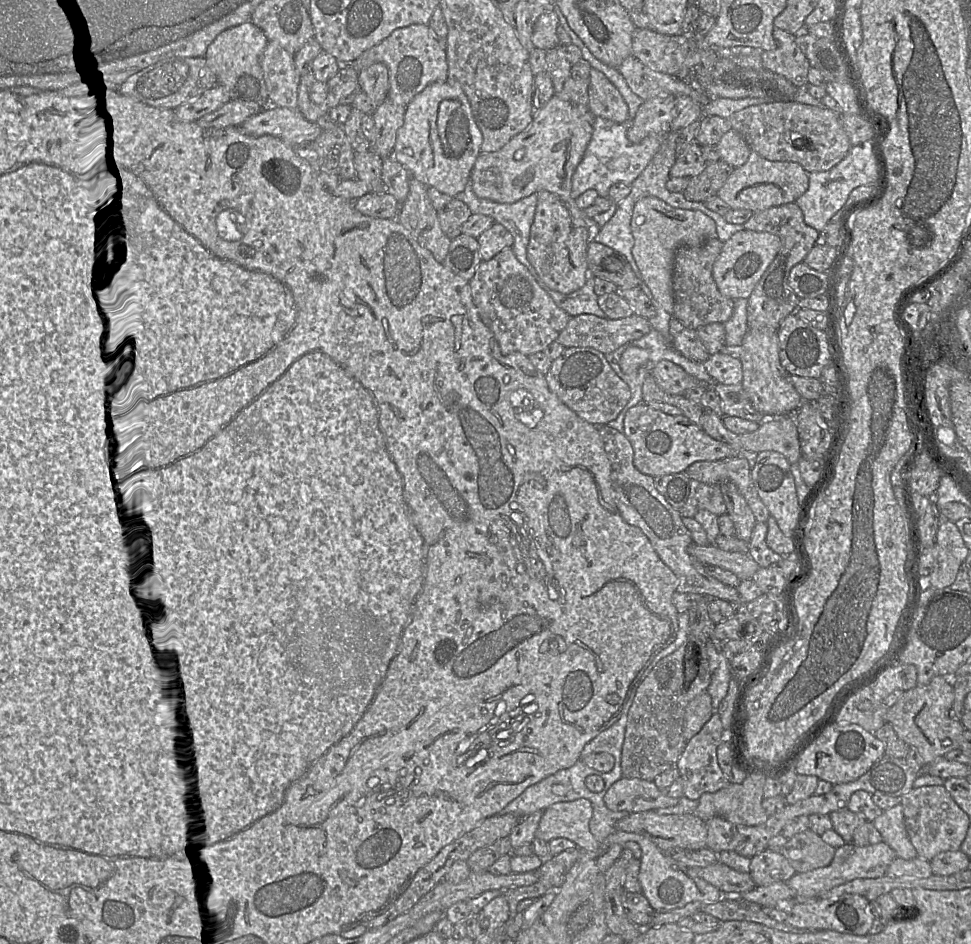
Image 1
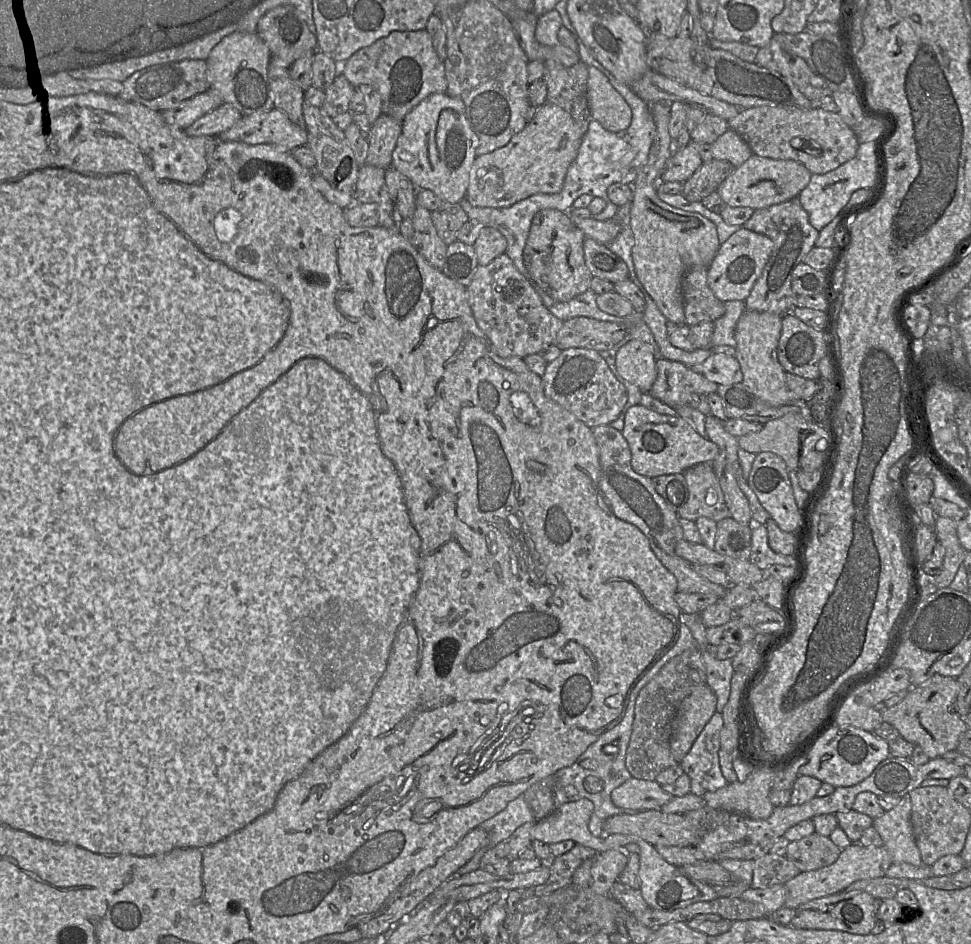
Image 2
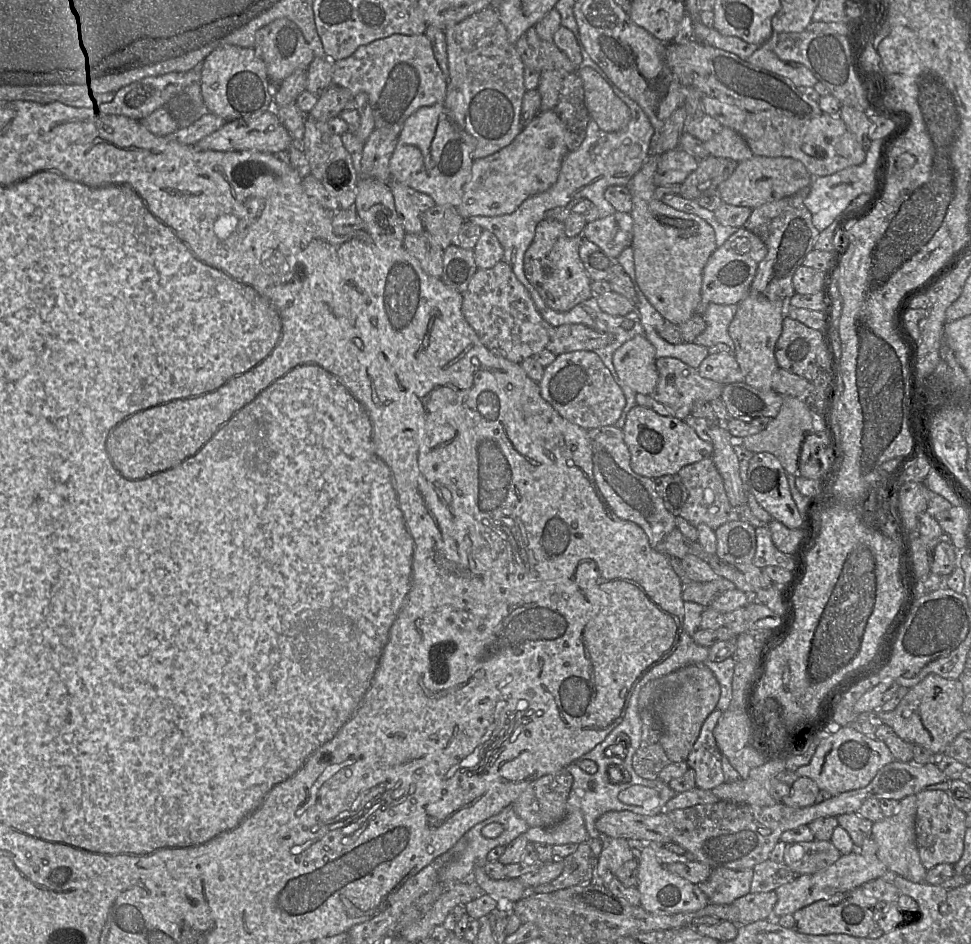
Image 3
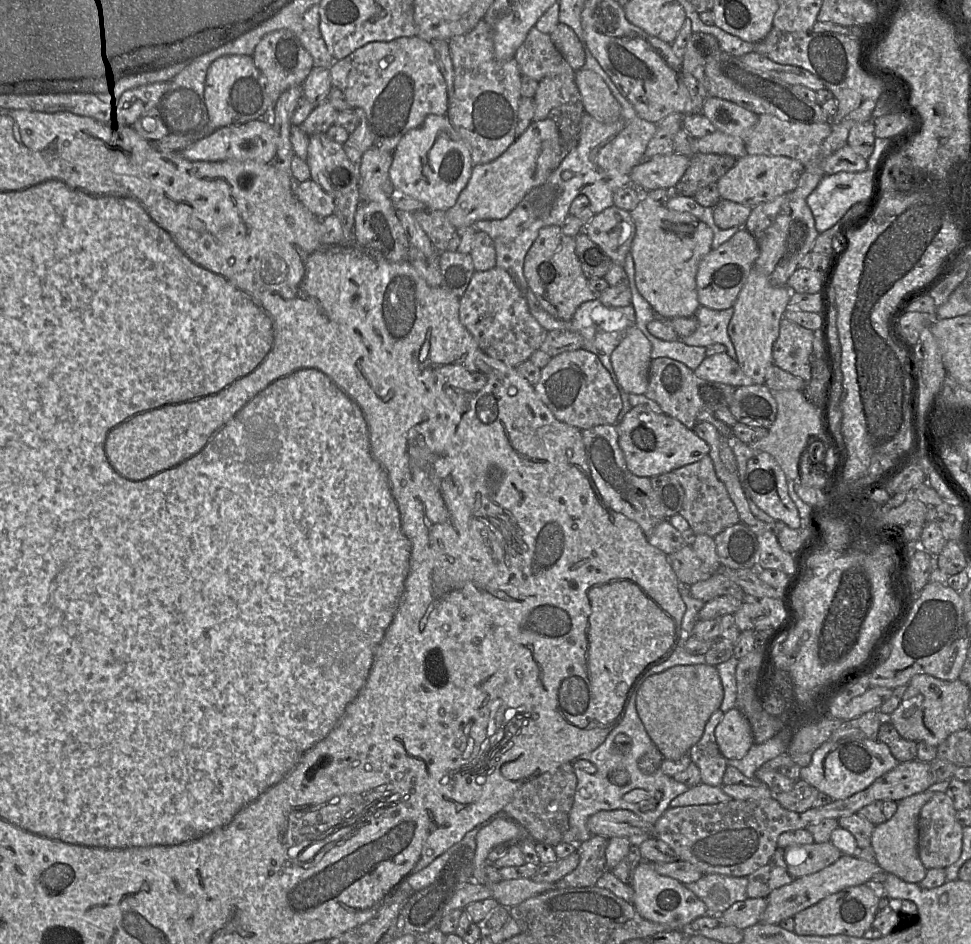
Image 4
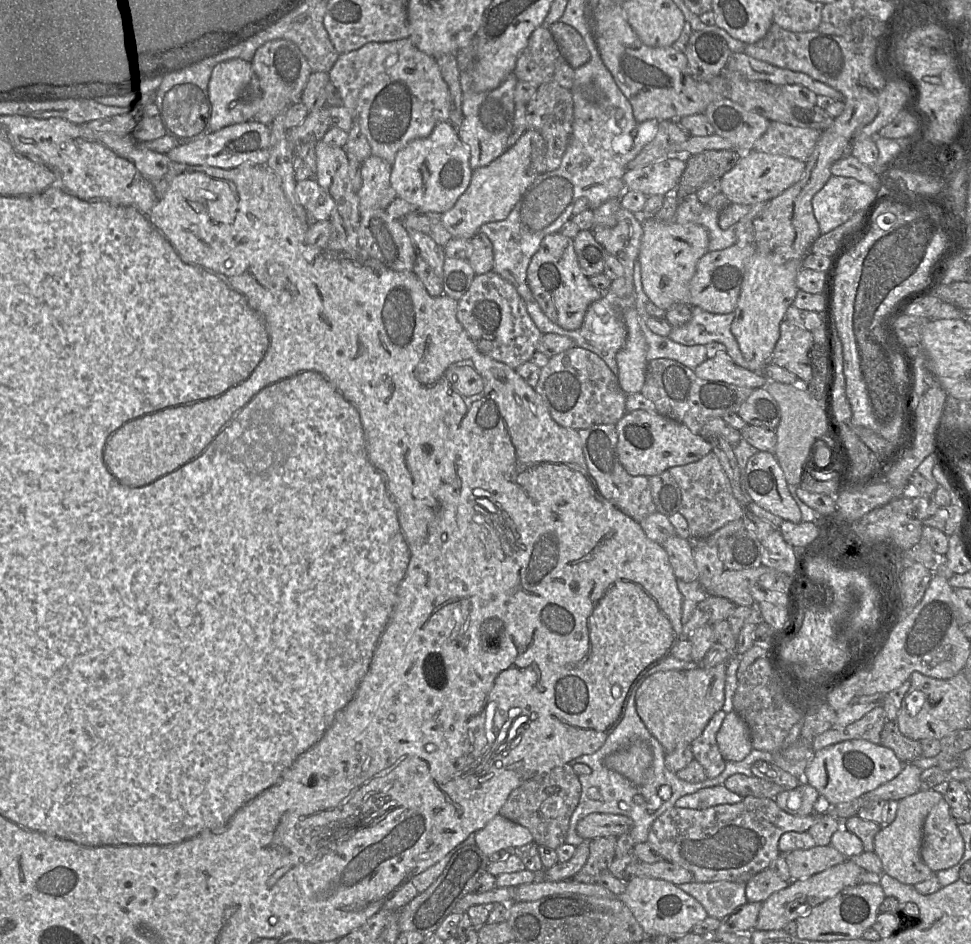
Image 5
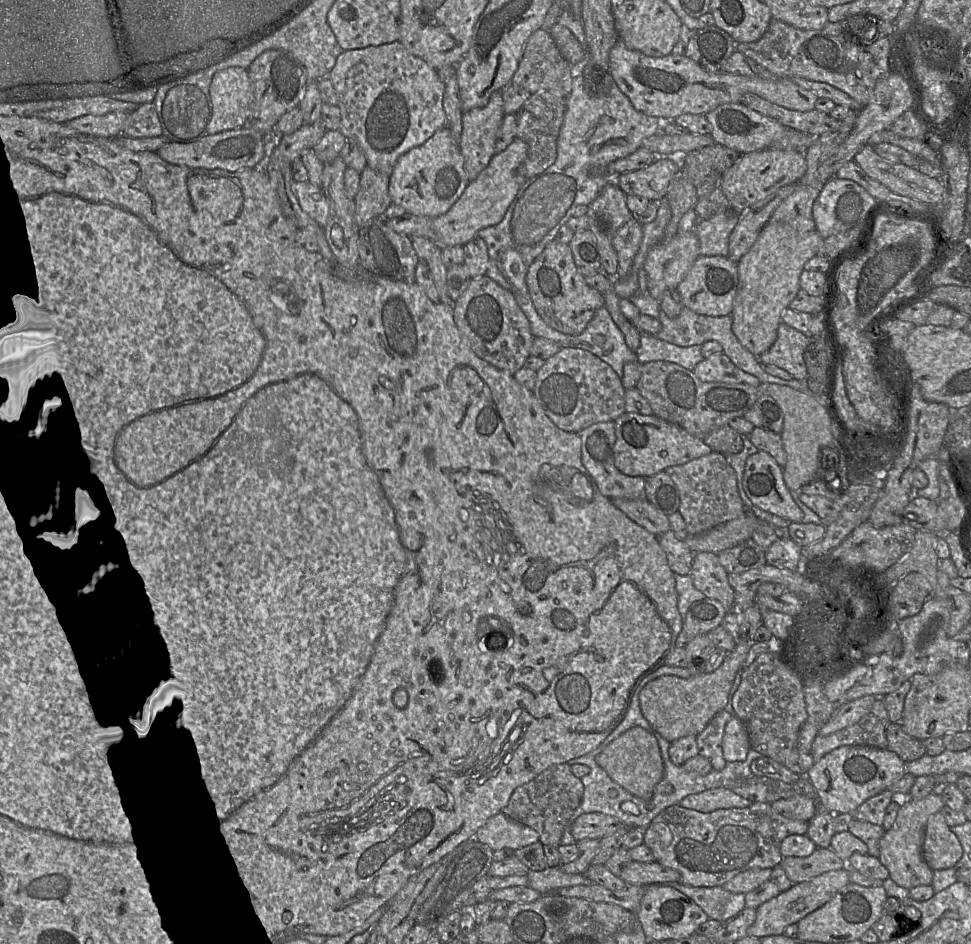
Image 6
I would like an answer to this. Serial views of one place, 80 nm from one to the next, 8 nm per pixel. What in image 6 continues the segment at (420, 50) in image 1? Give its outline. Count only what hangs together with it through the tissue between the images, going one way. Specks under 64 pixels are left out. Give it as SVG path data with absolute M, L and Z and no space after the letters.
M399 40L379 46L345 50L338 56L328 78L339 99L341 123L338 131L358 144L366 157L367 166L377 172L390 176L402 154L422 145L445 126L444 83L436 69L408 52Z

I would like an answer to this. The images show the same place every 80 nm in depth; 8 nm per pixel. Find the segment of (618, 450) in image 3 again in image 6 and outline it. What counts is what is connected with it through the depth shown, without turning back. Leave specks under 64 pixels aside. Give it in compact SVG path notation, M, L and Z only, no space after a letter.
M614 422L596 423L581 430L577 434L581 439L582 463L602 495L609 499L647 499L645 492L646 478L624 475L615 467L613 456L613 446L616 441Z

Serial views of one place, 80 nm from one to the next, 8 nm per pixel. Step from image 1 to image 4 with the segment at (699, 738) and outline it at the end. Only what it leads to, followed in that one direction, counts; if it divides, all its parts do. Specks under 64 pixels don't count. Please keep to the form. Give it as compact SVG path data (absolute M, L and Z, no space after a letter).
M716 710L705 725L701 739L689 750L692 763L700 770L701 782L711 786L722 786L723 776L727 767L727 759L719 750L715 729L724 716Z

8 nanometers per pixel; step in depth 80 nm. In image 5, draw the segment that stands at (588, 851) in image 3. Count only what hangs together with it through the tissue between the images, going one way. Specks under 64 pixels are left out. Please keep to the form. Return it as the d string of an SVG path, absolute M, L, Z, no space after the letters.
M600 837L589 841L589 856L584 866L572 878L580 883L597 884L601 873L608 870L615 857L617 837Z

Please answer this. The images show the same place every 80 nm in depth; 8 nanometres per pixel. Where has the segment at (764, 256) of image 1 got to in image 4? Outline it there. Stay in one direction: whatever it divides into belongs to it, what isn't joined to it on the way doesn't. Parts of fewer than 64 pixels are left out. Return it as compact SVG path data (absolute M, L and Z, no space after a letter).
M740 228L719 248L711 250L701 260L696 275L697 295L700 305L713 310L725 310L733 307L758 257L757 241L745 228Z

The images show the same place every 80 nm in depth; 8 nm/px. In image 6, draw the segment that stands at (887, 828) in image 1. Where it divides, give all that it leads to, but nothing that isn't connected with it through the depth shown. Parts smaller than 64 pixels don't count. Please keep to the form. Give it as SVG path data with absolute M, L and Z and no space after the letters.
M910 792L905 797L898 797L904 803L900 806L893 826L887 830L879 842L879 861L887 868L889 877L899 886L912 887L930 885L933 870L922 857L922 845L926 824L930 816L939 812L945 805L941 795L934 793L919 799L911 800Z

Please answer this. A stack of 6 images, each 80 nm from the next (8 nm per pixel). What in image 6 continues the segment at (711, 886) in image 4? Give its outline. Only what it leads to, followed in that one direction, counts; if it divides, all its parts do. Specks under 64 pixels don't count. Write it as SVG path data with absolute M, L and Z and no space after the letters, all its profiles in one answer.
M669 882L671 886L692 899L710 919L724 922L737 915L745 907L745 894L732 893L723 886L694 887L681 882Z

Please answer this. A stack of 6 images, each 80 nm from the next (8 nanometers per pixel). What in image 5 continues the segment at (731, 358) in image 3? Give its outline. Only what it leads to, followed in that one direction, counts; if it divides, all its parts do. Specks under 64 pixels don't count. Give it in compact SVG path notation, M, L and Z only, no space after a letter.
M717 352L694 370L695 375L708 381L723 381L751 389L763 387L769 380L763 373L755 373L734 363L727 352Z

